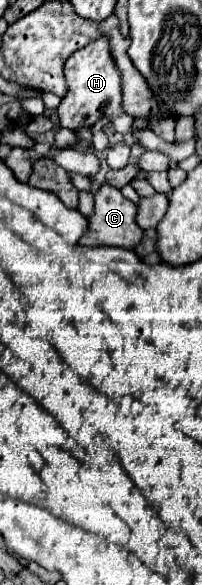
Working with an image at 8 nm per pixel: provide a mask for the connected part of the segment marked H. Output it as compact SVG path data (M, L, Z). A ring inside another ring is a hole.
M100 37L86 47L72 53L64 65L66 81L68 81L68 93L64 95L62 103L58 105L60 115L60 127L66 129L80 129L80 127L92 127L98 119L106 117L110 119L112 127L120 133L132 131L132 117L126 115L122 109L122 75L114 63L114 57L110 53L108 37Z

